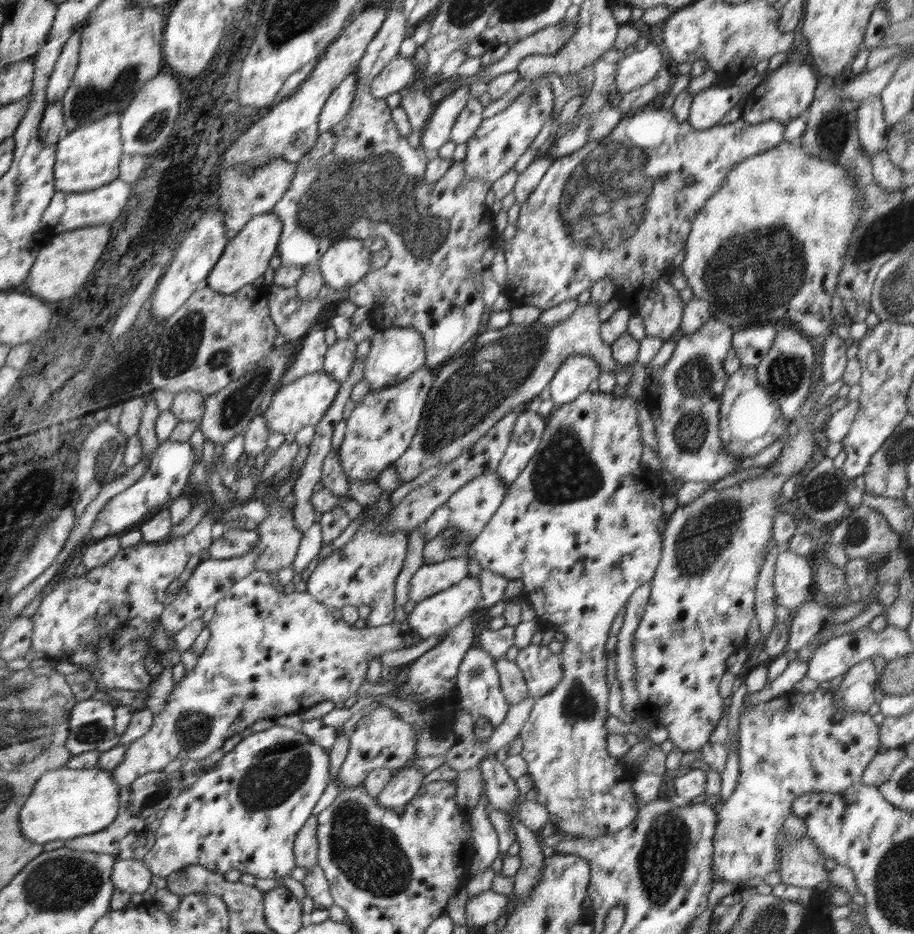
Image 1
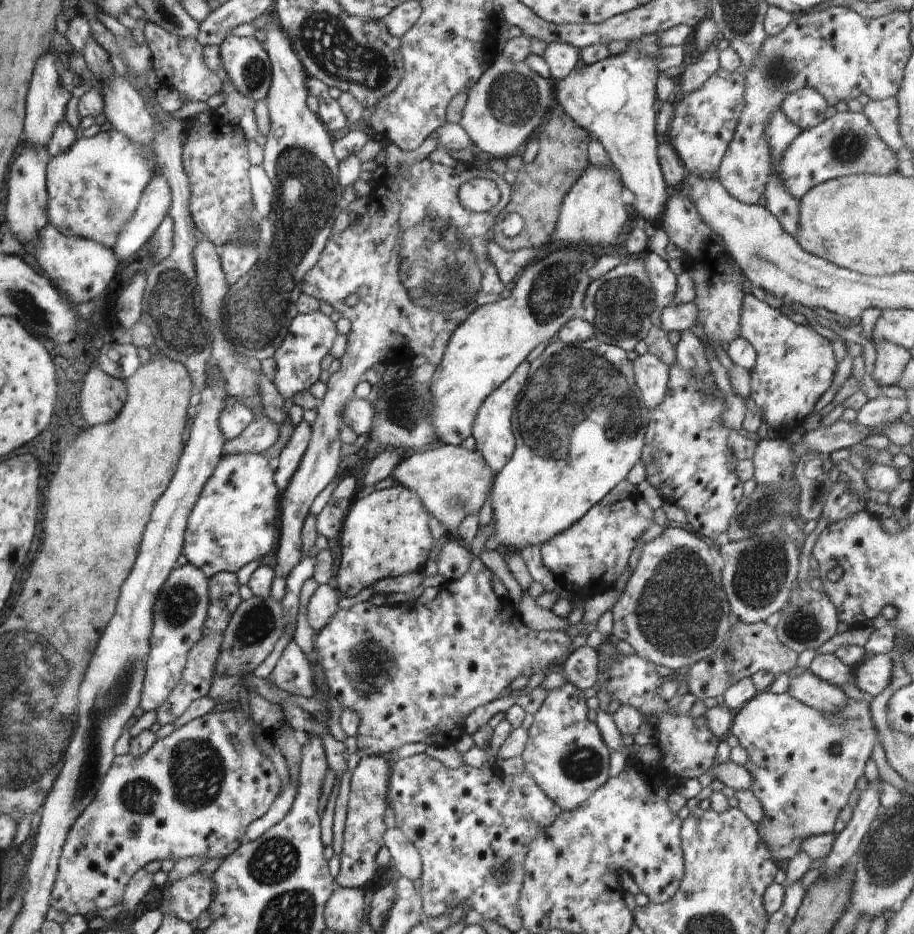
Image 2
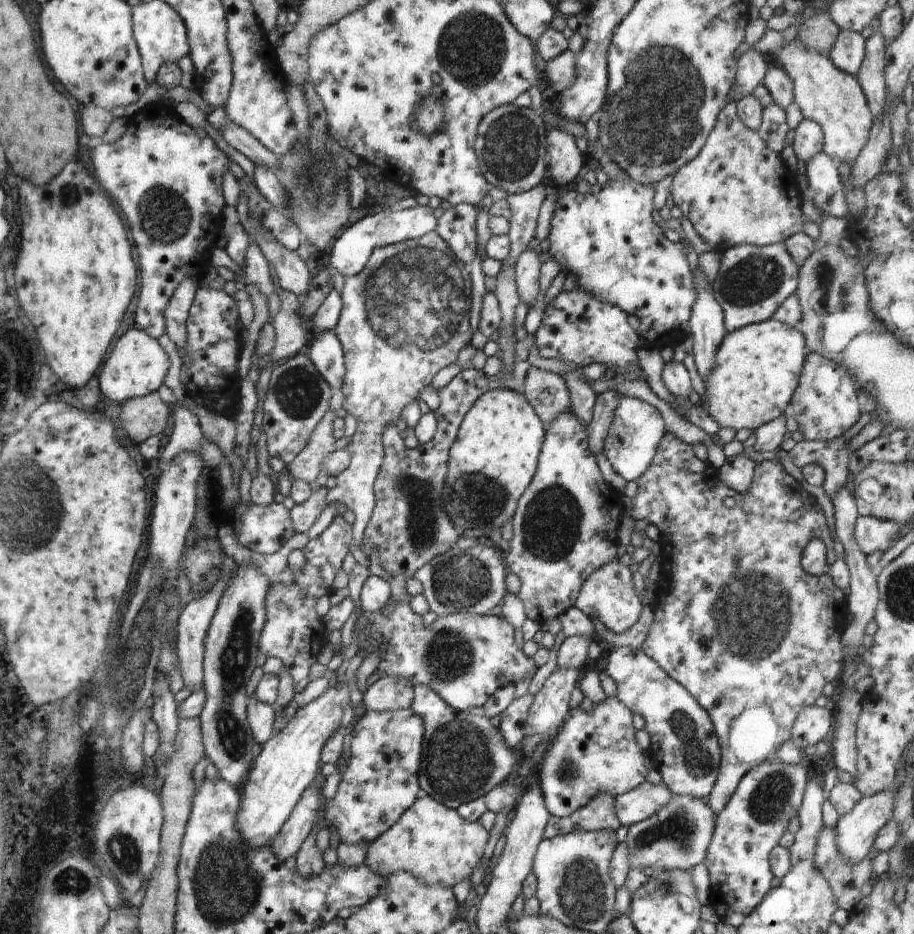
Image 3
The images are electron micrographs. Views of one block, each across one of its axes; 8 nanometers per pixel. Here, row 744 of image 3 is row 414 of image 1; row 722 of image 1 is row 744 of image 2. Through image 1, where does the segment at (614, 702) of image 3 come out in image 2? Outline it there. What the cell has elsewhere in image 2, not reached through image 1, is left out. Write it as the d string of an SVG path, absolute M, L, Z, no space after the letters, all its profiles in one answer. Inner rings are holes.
M566 681L566 683L562 684L560 688L550 689L548 691L544 702L542 702L540 708L534 714L534 720L531 728L527 730L528 740L526 741L523 753L521 754L525 764L525 770L532 775L534 782L536 782L536 784L540 787L540 790L542 790L548 798L551 798L562 811L571 811L576 807L584 806L584 803L587 802L588 797L609 779L608 770L611 751L606 746L604 740L602 740L602 735L600 734L596 723L588 720L589 709L590 708L587 705L587 698L584 697L584 691L576 688L576 686L574 686L571 682Z

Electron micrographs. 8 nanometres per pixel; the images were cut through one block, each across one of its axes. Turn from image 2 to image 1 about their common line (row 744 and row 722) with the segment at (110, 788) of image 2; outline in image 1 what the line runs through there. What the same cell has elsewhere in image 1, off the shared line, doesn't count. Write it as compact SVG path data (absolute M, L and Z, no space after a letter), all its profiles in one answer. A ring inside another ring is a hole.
M256 570L236 581L215 607L216 613L206 626L211 635L194 670L187 672L185 679L172 689L164 709L154 715L150 730L127 746L124 758L111 770L115 782L124 785L124 794L140 776L163 770L176 758L183 762L206 758L231 736L248 732L258 720L270 717L282 720L323 700L341 705L355 696L366 680L370 662L384 652L399 649L402 644L404 628L387 624L357 629L343 620L340 609L322 605L307 591L278 592L270 579L270 572L264 570Z

